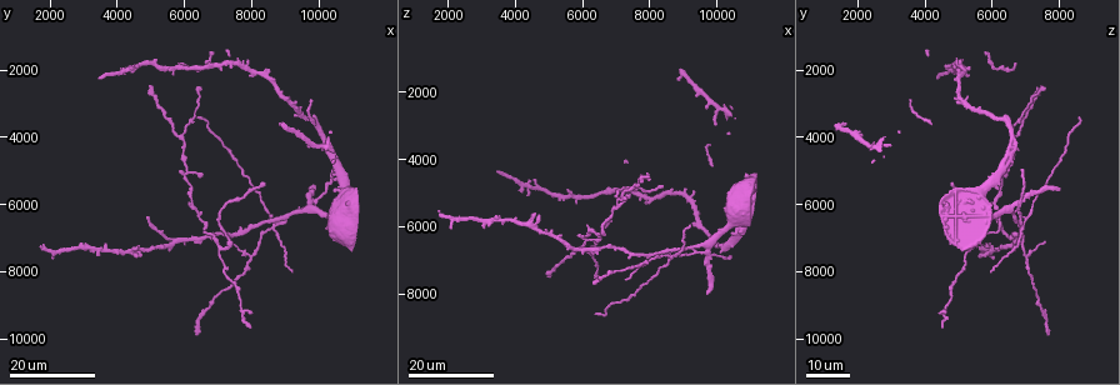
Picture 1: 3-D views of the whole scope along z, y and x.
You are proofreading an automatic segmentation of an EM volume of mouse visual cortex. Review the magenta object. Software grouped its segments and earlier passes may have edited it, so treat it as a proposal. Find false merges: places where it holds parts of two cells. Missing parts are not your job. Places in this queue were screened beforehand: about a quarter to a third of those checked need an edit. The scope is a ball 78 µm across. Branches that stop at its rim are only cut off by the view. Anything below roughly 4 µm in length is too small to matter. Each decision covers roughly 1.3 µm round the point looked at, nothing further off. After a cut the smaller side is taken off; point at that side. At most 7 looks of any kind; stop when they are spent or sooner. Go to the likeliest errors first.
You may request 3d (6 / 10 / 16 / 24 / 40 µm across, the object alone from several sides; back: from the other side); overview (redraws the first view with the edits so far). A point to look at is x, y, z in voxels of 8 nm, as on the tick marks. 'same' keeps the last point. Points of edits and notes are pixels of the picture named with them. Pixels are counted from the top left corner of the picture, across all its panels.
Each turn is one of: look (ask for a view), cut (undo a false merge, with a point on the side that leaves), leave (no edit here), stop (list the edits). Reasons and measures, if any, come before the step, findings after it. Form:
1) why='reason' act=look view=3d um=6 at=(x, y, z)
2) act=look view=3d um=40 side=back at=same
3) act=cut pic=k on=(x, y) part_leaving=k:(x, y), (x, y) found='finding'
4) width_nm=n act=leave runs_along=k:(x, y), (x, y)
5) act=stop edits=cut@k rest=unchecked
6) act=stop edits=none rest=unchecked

why='four or more arms meet' act=look view=3d um=16 at=(8700, 6600, 6900)

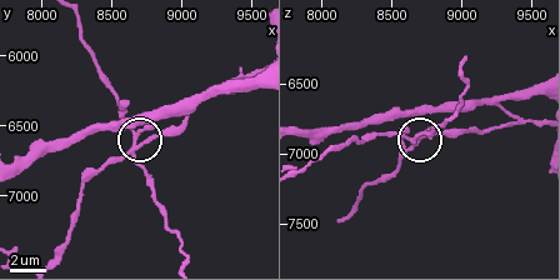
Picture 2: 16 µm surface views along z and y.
act=look view=3d um=6 at=same

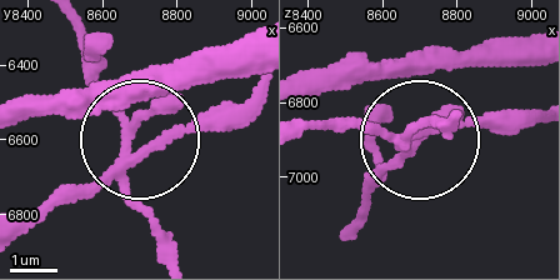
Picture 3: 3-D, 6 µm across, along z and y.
act=cut pic=3 on=(395, 166) part_leaving=3:(399, 145), (355, 225) found='a second cell is stuck on'

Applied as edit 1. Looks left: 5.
why='branch point' act=look view=3d um=24 at=(9200, 6300, 6600)

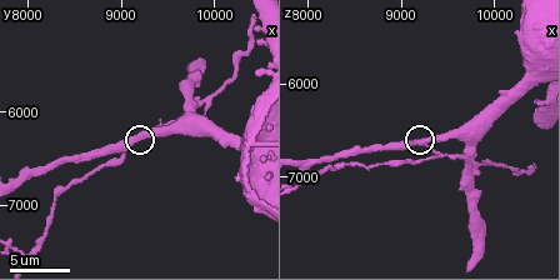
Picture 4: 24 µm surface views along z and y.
why='zoom in' act=look view=3d um=6 at=(9250, 6250, 6600)

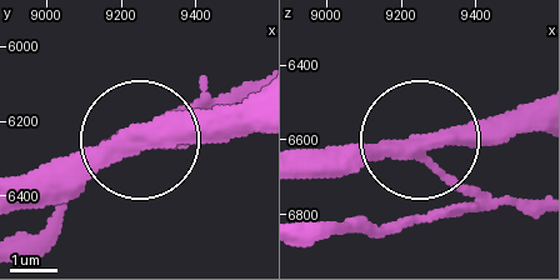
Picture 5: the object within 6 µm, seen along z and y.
width_nm=310 act=leave found='continuous, no second cell'

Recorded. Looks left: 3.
why='small branch off a trunk' act=look view=3d um=16 at=(7950, 7600, 7050)

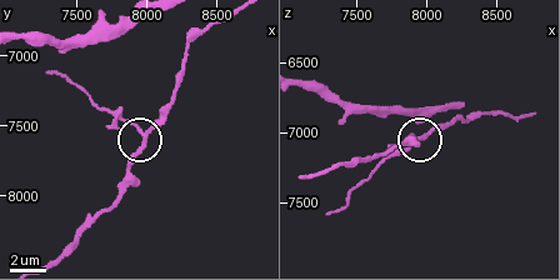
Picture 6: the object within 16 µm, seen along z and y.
width_nm=200 act=cut pic=6 on=(121, 119) part_leaving=6:(141, 131), (103, 109), (75, 85), (45, 74) found='a second cell is stuck on'

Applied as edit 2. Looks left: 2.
why='branch point' act=look view=3d um=24 at=(7100, 7400, 5300)

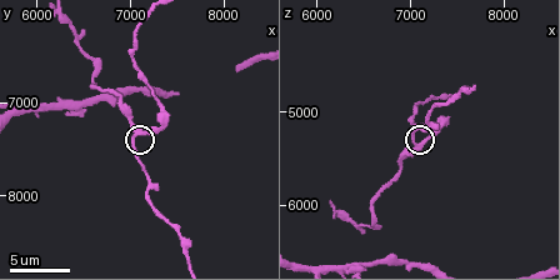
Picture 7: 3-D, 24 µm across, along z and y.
why='zoom in' act=look view=3d um=6 at=(7050, 7300, 5350)

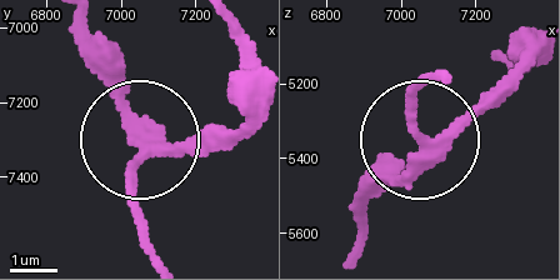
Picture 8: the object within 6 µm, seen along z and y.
width_nm=250 act=leave found='continuous, no second cell'

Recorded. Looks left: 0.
act=stop edits=cut@3,cut@6 rest=unchecked

